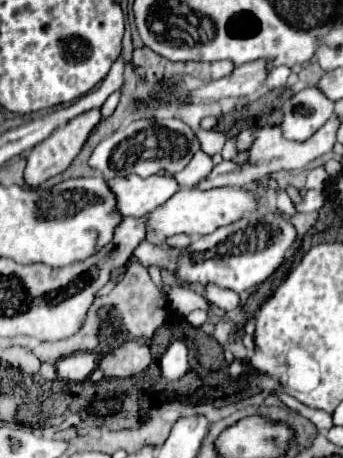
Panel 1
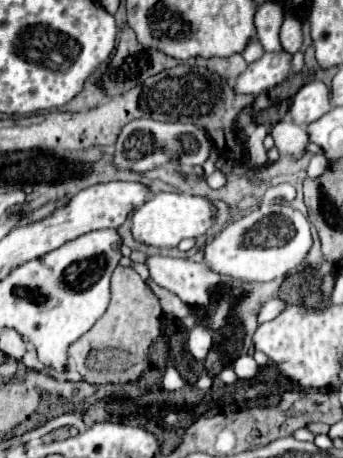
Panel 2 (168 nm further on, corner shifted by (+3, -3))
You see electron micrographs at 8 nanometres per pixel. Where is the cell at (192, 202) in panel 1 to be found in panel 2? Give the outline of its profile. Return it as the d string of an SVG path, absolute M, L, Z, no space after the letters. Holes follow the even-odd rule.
M159 192L143 202L131 216L131 234L137 242L153 248L175 248L183 238L199 238L211 228L215 206L209 198L177 192Z

